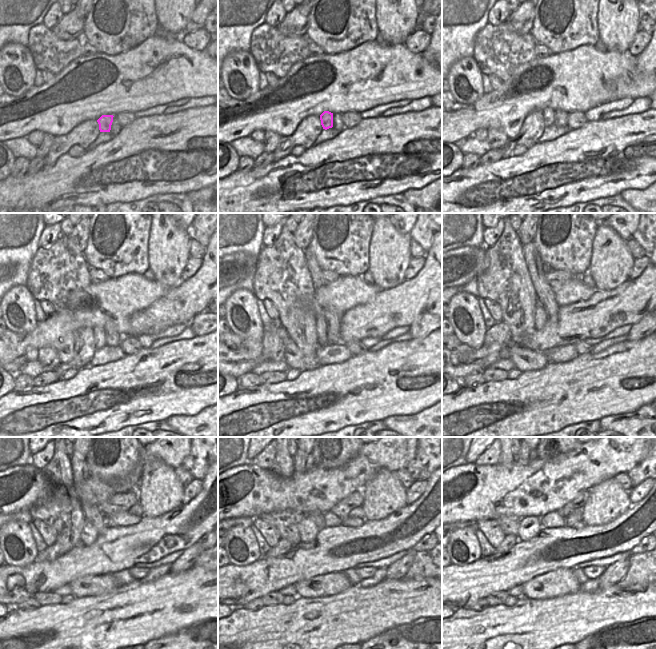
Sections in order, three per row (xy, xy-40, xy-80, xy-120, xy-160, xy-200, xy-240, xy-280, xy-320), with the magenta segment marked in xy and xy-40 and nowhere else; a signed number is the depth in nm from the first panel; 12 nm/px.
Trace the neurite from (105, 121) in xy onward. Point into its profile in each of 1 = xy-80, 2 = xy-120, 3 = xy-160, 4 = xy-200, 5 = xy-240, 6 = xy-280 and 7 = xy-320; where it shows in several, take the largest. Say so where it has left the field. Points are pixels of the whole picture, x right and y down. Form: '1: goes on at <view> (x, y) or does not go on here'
1: goes on at xy-80 (549, 114)
2: goes on at xy-120 (98, 332)
3: goes on at xy-160 (321, 327)
4: goes on at xy-200 (541, 318)
5: goes on at xy-240 (89, 534)
6: goes on at xy-280 (308, 530)
7: goes on at xy-320 (530, 526)

